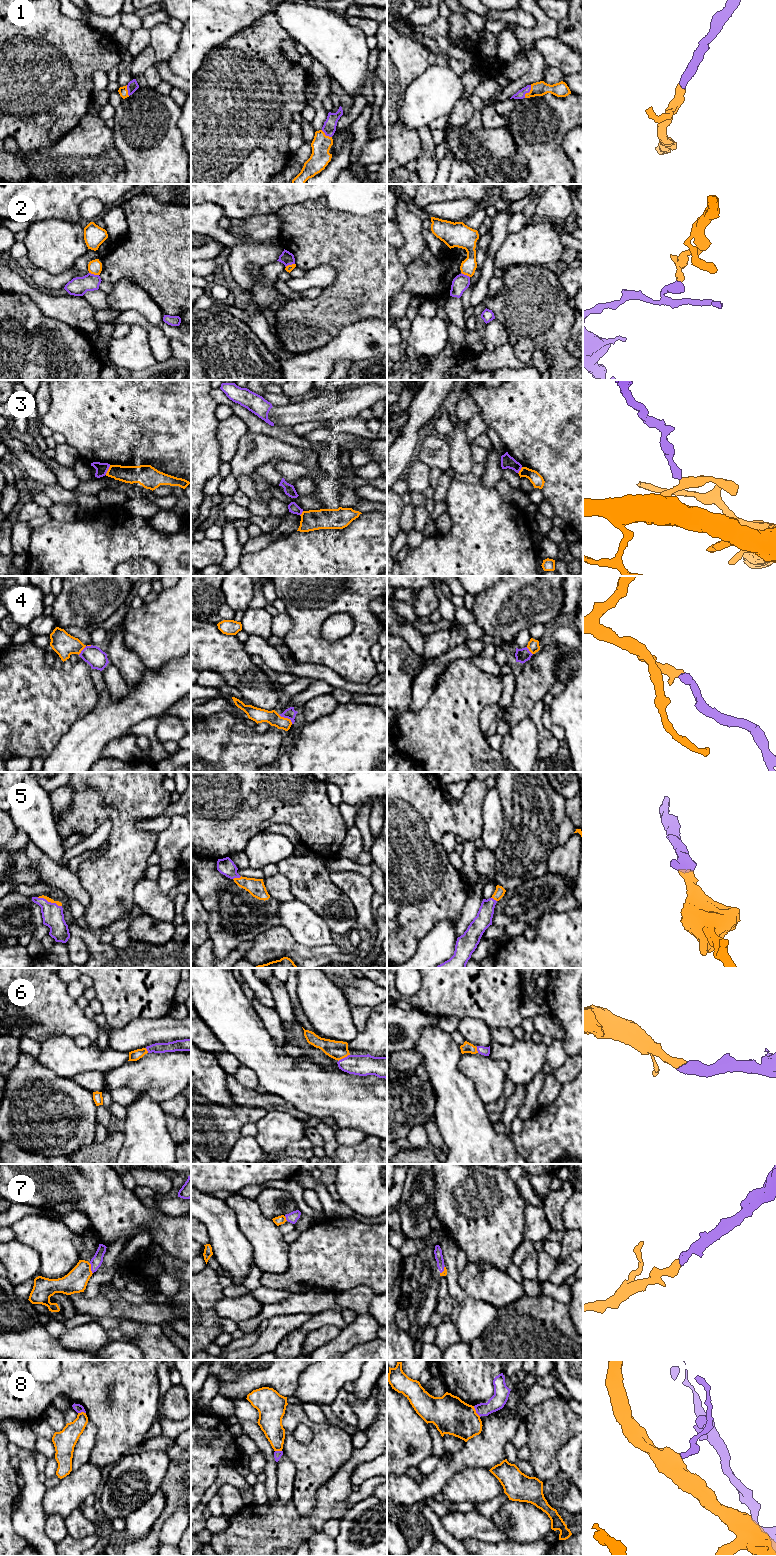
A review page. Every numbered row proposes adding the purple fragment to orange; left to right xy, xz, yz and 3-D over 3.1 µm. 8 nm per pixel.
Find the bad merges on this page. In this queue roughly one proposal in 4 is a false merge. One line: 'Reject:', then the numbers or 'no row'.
Reject: 2, 3, 8

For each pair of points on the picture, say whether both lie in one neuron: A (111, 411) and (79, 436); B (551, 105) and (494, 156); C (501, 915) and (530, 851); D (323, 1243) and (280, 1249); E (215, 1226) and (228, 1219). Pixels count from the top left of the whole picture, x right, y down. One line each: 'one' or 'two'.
A: one
B: two
C: two
D: two
E: one

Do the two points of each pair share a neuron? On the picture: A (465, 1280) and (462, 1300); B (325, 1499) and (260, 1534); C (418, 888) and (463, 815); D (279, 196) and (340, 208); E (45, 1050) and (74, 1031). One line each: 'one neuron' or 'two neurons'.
A: two neurons
B: one neuron
C: one neuron
D: two neurons
E: two neurons

